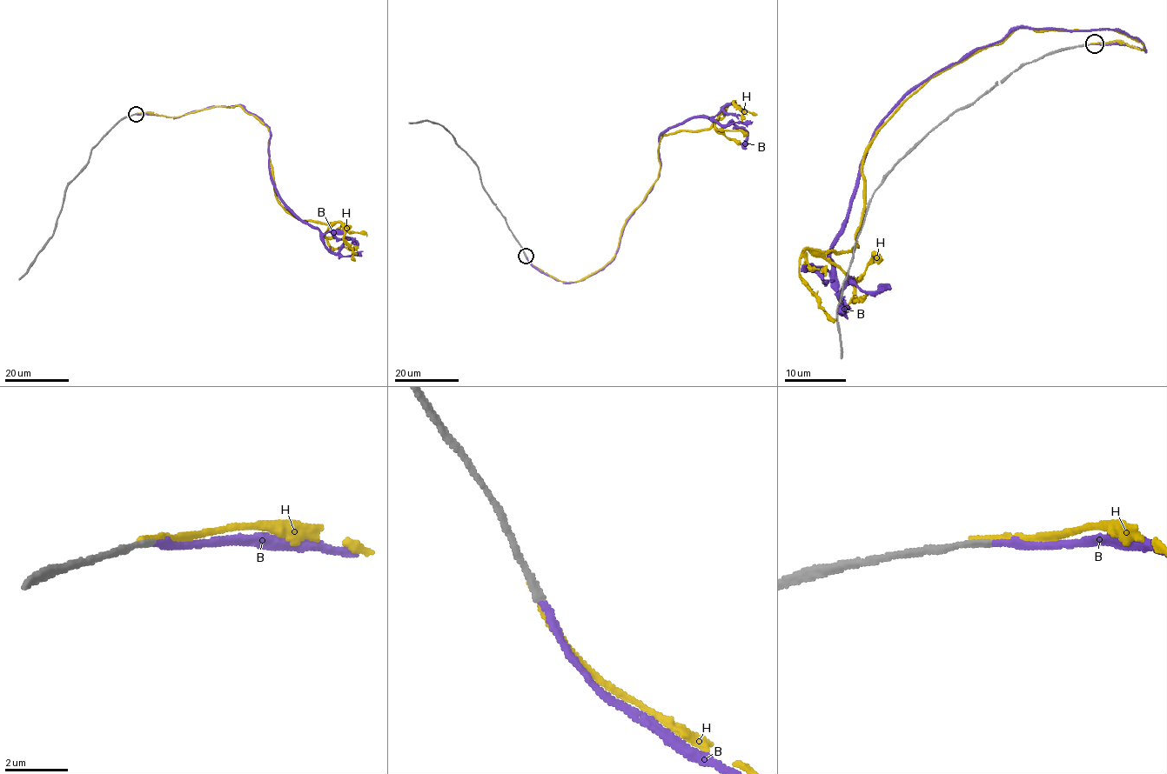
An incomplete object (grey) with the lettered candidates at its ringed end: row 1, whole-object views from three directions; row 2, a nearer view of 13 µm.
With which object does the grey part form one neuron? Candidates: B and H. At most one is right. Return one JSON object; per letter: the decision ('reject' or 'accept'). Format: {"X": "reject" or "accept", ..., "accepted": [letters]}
{"B": "accept", "H": "reject", "accepted": ["B"]}

